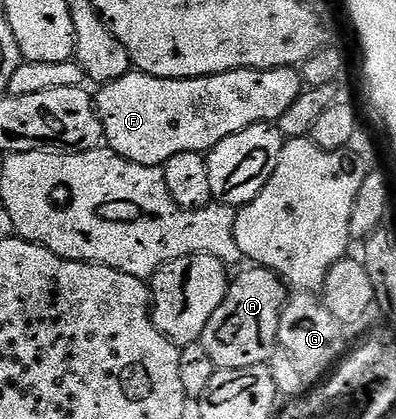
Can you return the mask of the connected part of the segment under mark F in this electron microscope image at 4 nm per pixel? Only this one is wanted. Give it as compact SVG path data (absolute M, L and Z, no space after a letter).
M293 66L271 70L229 70L223 74L209 74L207 78L157 78L151 74L131 72L120 80L105 83L96 94L98 115L102 121L105 145L129 162L145 166L165 166L172 156L183 152L209 152L220 140L248 128L252 124L277 123L288 104L304 89L302 75Z

